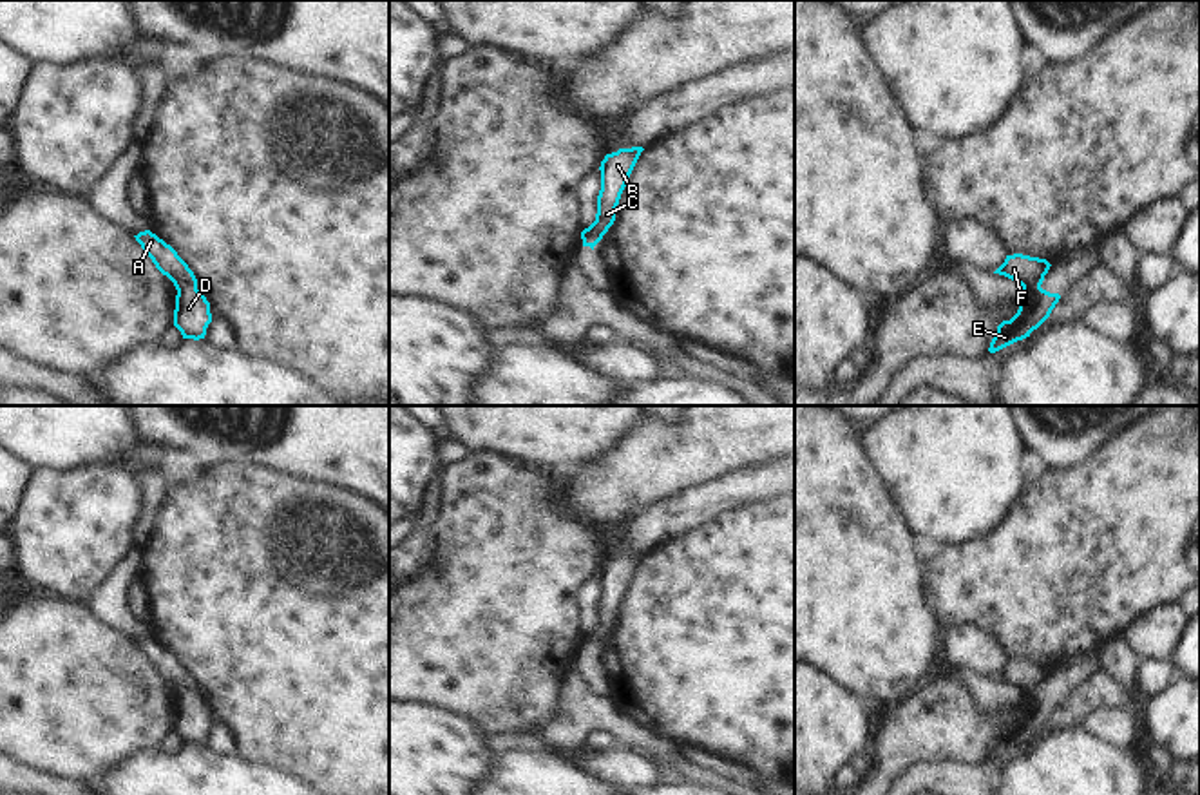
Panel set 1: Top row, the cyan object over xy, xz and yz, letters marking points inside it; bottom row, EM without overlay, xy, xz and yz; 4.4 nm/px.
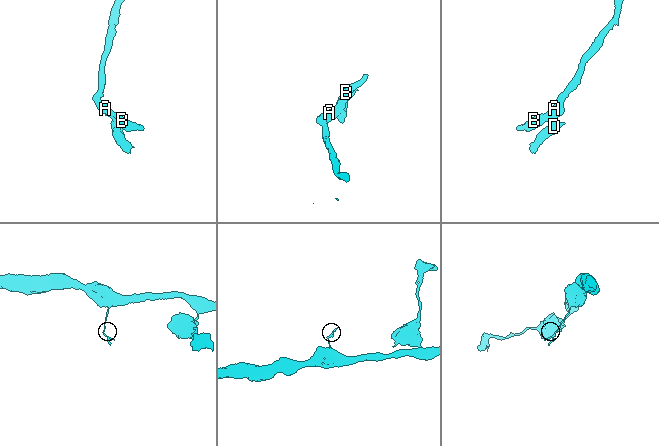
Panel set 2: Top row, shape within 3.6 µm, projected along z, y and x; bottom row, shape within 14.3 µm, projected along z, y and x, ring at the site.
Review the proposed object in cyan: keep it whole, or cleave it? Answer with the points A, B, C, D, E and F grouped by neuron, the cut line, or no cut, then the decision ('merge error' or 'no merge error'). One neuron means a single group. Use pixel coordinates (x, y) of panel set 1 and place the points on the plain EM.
A B C F / D E | xy (176, 690), (196, 692) | merge error

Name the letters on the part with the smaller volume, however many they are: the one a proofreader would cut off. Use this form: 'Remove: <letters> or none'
Remove: D, E

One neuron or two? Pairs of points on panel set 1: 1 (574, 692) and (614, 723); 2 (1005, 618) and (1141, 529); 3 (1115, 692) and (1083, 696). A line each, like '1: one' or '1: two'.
1: one
2: one
3: one

